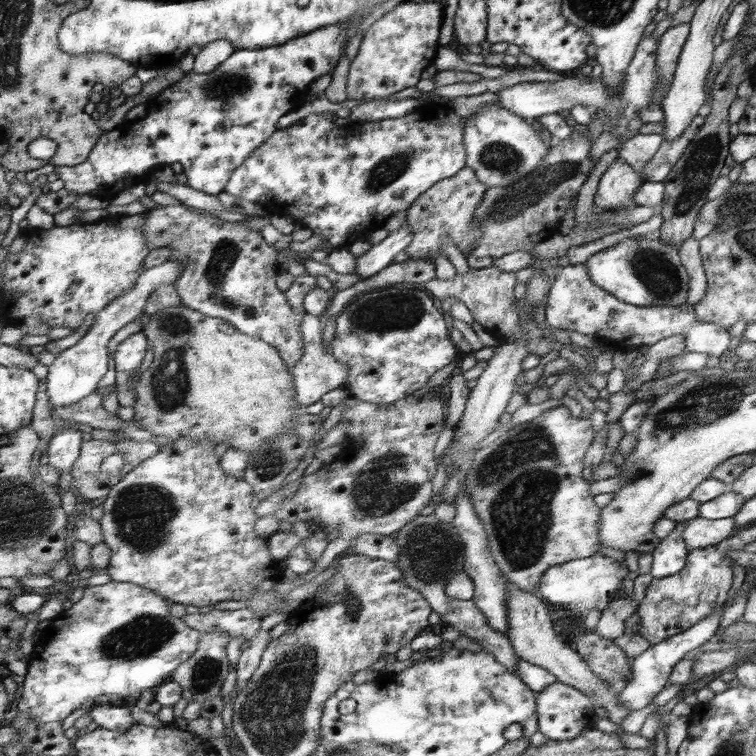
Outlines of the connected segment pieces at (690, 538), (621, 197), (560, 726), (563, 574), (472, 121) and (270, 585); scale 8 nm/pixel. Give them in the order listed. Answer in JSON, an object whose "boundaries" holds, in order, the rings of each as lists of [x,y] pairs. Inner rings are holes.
{"boundaries":[[[[698,516],[683,525],[682,538],[686,548],[691,551],[717,545],[732,536],[732,530],[735,529],[734,517],[708,520]]],[[[617,158],[600,178],[594,205],[624,211],[636,207],[634,193],[643,182],[640,176],[624,161]]],[[[560,681],[550,684],[546,690],[536,695],[539,731],[549,740],[572,740],[582,734],[582,730],[592,727],[594,714],[592,699],[588,699],[578,689]]],[[[594,554],[588,558],[572,559],[548,568],[539,583],[539,594],[543,601],[560,605],[566,610],[587,614],[592,609],[604,611],[613,597],[622,588],[629,570],[625,562],[618,562],[610,556]]],[[[494,104],[484,106],[466,119],[463,144],[467,150],[467,167],[474,170],[478,180],[488,187],[513,184],[524,176],[530,176],[550,150],[530,122]]],[[[178,439],[173,443],[168,443],[160,447],[160,451],[152,458],[147,458],[134,467],[130,472],[122,477],[122,480],[116,483],[111,489],[108,496],[104,499],[102,506],[103,516],[98,520],[103,532],[103,542],[111,550],[111,557],[108,568],[104,572],[108,573],[115,582],[131,583],[139,585],[141,588],[146,588],[151,592],[159,594],[171,603],[182,605],[194,605],[196,607],[215,606],[219,602],[225,600],[240,601],[247,607],[254,607],[257,610],[271,610],[275,608],[281,601],[272,592],[278,591],[280,583],[278,578],[281,578],[281,563],[274,560],[268,552],[268,538],[258,538],[254,534],[254,522],[258,516],[254,514],[250,502],[252,502],[252,486],[248,484],[244,478],[228,476],[223,468],[220,468],[218,456],[214,452],[214,443],[204,439],[202,441],[194,441],[194,439]]]]}

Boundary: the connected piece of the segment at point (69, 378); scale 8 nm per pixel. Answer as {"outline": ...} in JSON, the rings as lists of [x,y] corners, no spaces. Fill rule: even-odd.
{"outline":[[[166,260],[158,266],[144,269],[136,278],[134,285],[128,287],[128,291],[124,291],[112,303],[108,303],[108,307],[104,307],[104,310],[94,314],[94,323],[86,331],[86,334],[74,346],[60,353],[60,356],[56,357],[53,363],[48,366],[48,376],[46,376],[45,383],[50,408],[78,403],[95,393],[103,377],[107,375],[106,370],[110,364],[108,348],[106,348],[110,338],[128,322],[132,322],[137,316],[143,314],[144,307],[147,306],[148,299],[151,298],[152,291],[156,291],[156,287],[160,287],[162,283],[176,284],[180,269],[182,268],[176,262],[170,262],[170,260]]]}

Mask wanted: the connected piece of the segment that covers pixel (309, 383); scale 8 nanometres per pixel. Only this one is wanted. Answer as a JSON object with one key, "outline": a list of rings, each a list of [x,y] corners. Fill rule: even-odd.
{"outline":[[[306,312],[302,319],[302,332],[304,336],[304,354],[300,362],[290,368],[296,390],[296,404],[302,408],[310,404],[316,404],[322,400],[322,396],[334,388],[343,387],[349,376],[349,367],[336,360],[332,354],[332,348],[323,344],[323,332],[319,316]]]}

